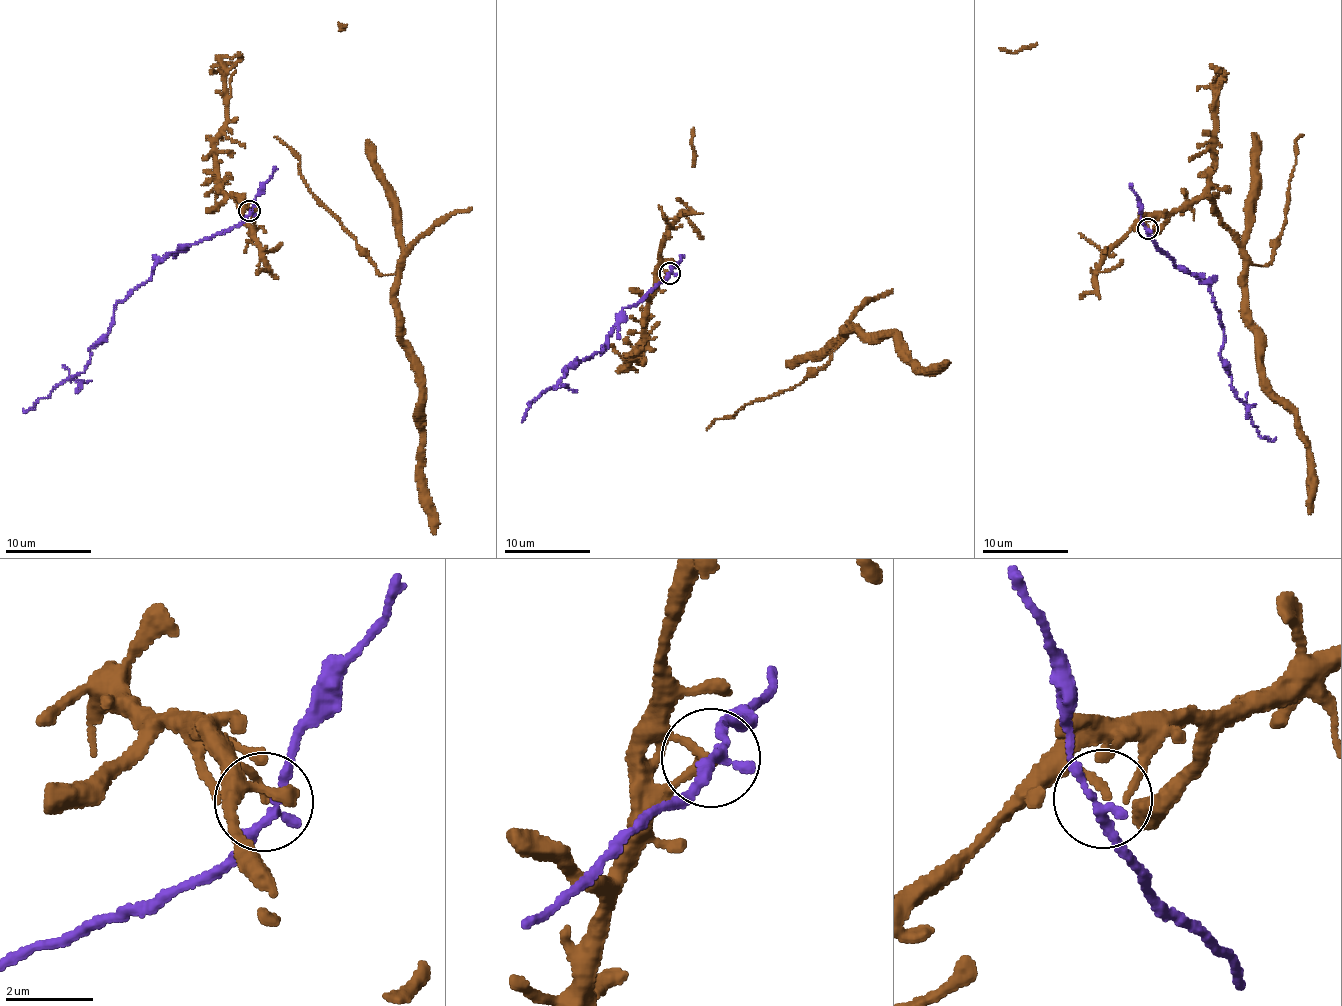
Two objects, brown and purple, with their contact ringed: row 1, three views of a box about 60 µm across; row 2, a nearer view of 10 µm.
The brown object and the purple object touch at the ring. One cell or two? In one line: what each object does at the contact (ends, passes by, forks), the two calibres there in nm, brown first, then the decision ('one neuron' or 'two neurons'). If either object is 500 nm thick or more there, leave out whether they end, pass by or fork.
brown ends; purple passes by; calibres 160 and 200 nm; two neurons

